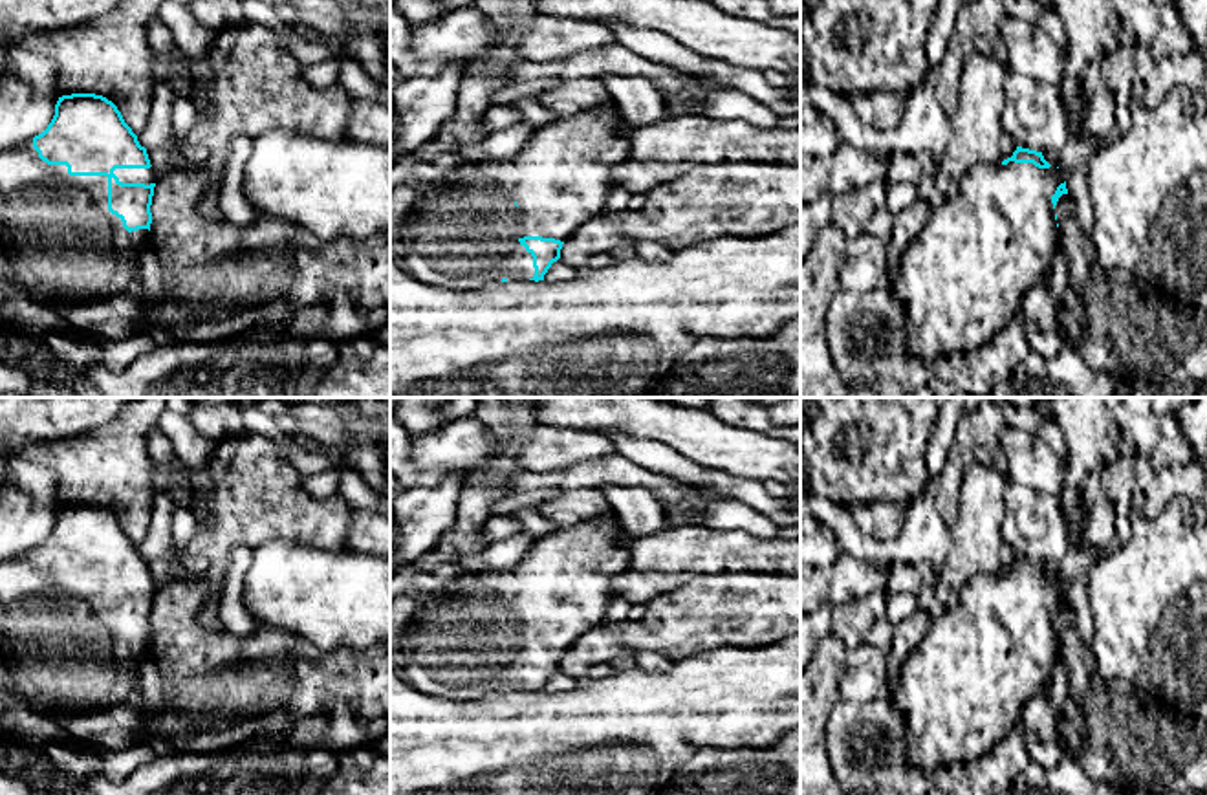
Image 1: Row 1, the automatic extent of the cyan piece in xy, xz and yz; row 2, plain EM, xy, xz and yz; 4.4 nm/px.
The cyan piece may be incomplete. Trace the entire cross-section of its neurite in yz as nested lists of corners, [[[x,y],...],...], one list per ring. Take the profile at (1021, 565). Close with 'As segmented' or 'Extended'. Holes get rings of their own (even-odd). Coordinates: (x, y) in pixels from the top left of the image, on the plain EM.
[[[1017,557],[1000,575],[973,577],[960,594],[954,610],[938,610],[927,636],[899,670],[899,683],[890,696],[894,711],[907,729],[907,762],[930,773],[974,760],[991,751],[1020,722],[1022,707],[1033,696],[1044,694],[1059,661],[1059,634],[1053,623],[1059,608],[1068,604],[1068,583],[1051,577],[1042,562]]]. Extended

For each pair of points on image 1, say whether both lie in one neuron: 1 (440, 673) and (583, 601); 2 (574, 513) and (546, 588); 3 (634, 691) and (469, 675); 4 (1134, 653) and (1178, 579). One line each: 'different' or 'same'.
1: same
2: different
3: different
4: same

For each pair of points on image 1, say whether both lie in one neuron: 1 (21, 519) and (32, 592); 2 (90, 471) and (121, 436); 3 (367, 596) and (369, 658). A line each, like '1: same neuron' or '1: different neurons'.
1: different neurons
2: same neuron
3: different neurons

